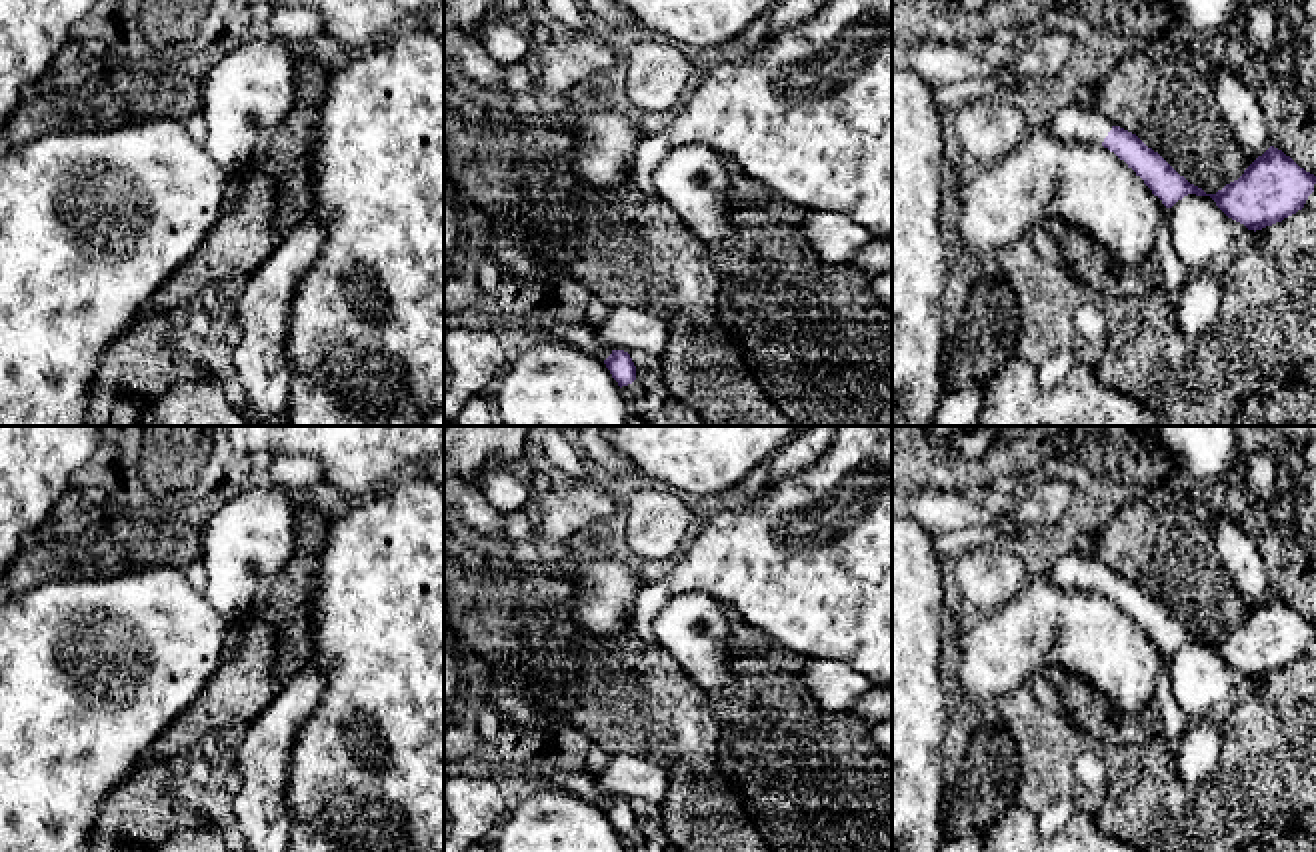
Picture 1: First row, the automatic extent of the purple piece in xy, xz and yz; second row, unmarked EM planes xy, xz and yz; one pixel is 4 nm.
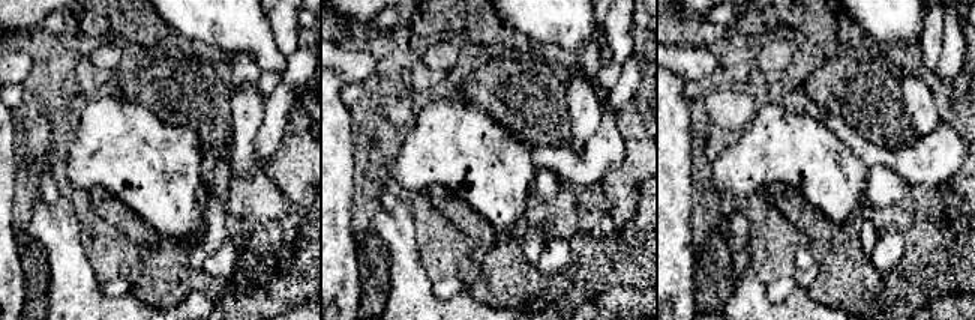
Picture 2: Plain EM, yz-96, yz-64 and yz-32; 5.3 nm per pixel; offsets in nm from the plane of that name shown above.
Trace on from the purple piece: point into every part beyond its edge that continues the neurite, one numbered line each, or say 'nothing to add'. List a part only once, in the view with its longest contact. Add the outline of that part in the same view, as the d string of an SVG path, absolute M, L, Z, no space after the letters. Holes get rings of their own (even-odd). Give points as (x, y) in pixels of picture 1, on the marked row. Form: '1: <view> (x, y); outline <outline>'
1: yz (1072, 124); outline M1076 102L1060 108L1050 120L1056 138L1064 142L1102 144L1112 124L1098 112L1086 112Z

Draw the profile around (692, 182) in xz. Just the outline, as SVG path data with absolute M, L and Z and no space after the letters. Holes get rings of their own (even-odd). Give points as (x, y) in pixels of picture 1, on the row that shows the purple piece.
M706 146L672 150L652 172L654 194L704 244L732 234L728 160Z

